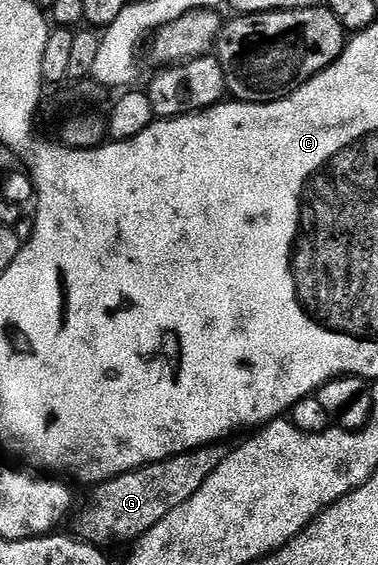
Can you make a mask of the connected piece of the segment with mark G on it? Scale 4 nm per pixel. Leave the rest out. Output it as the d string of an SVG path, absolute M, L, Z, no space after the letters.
M221 444L200 446L198 450L152 462L112 478L110 482L100 483L89 503L76 511L72 533L98 548L109 548L112 542L129 544L142 538L151 527L159 524L159 520L163 520L163 516L167 516L167 512L175 512L179 504L187 504L187 500L203 488L203 480L207 480L207 476L211 476L225 459L227 450L223 447Z

